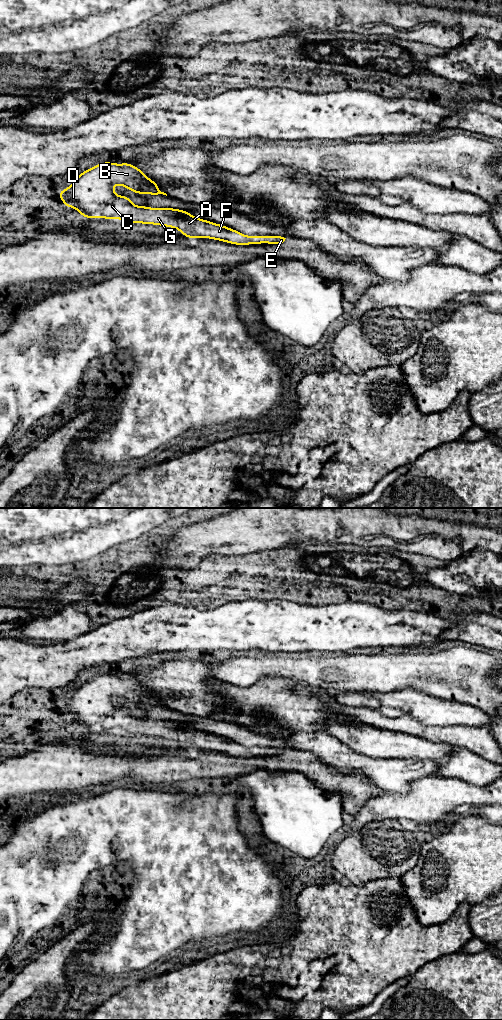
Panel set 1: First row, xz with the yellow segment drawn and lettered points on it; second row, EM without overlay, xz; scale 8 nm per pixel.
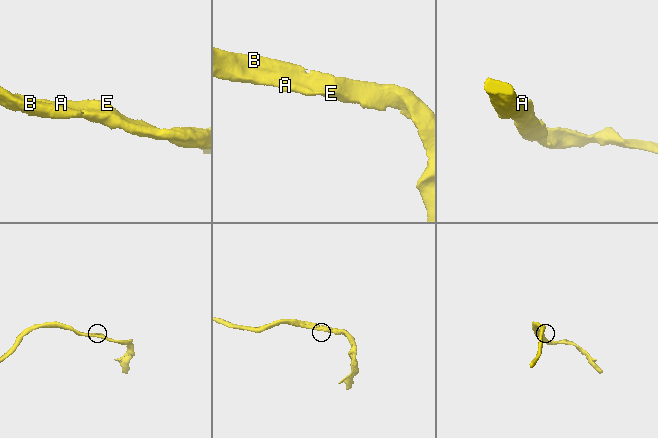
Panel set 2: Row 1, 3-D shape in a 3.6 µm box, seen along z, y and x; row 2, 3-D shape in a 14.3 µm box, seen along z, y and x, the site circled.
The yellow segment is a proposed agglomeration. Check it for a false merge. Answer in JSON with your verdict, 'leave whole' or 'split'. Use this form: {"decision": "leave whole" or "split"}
{"decision": "leave whole"}

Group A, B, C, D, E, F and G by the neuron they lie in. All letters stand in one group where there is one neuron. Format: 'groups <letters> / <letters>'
groups A B C D E F G

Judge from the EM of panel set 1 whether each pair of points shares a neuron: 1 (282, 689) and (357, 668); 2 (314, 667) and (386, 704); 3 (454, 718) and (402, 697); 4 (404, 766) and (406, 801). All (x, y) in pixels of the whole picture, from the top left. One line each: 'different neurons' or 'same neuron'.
1: different neurons
2: different neurons
3: same neuron
4: different neurons

